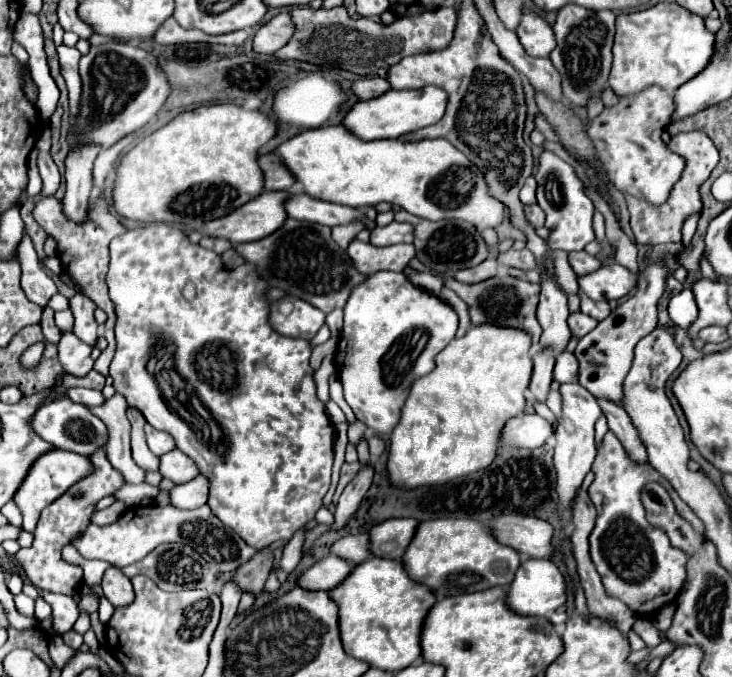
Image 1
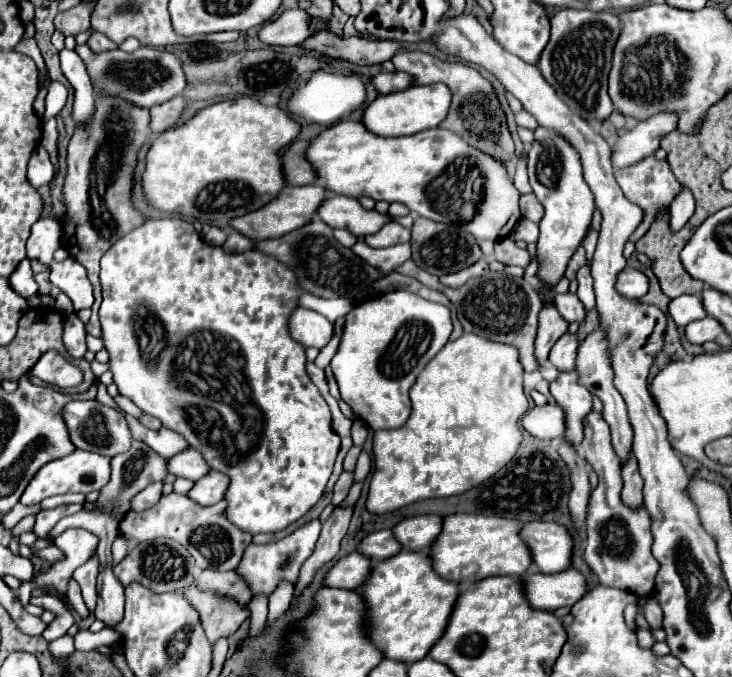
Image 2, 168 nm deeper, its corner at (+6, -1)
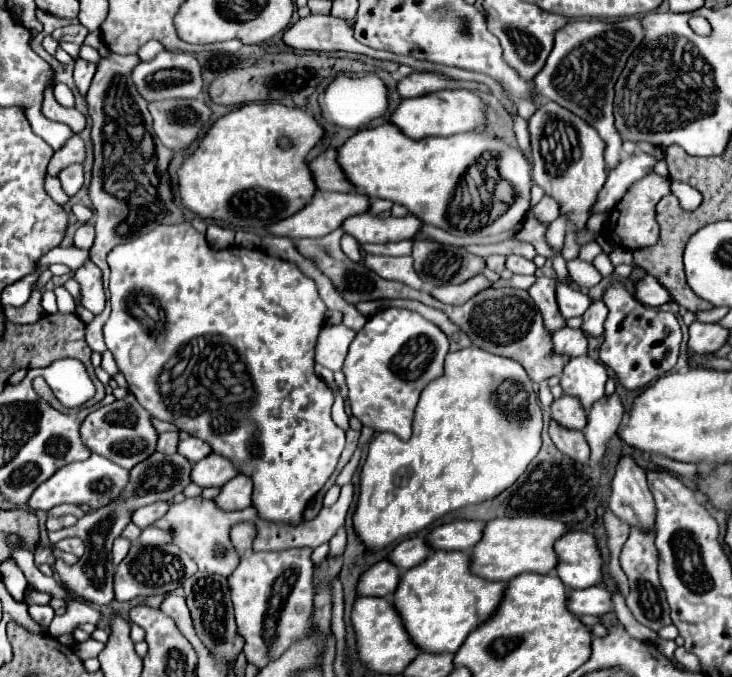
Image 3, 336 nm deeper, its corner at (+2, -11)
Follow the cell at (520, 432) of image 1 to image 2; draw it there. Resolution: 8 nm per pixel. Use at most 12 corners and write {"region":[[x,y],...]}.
{"region":[[556,404],[534,406],[522,426],[538,440],[564,434]]}

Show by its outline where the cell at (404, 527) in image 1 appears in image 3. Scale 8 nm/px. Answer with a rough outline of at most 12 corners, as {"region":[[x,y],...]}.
{"region":[[454,520],[432,530],[434,550],[472,550],[486,522]]}

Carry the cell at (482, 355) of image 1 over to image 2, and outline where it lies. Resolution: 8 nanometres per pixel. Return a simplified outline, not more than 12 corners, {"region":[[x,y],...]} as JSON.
{"region":[[462,334],[374,434],[366,506],[462,494],[512,460],[518,350]]}

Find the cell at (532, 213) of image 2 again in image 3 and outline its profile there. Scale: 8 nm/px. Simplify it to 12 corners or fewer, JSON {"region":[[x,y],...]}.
{"region":[[544,196],[534,214],[550,224],[560,216],[560,204]]}

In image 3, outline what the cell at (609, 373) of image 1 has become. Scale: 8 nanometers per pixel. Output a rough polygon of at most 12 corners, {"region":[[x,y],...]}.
{"region":[[626,456],[612,482],[610,510],[654,532],[656,504],[646,472]]}

